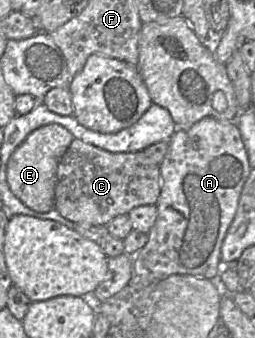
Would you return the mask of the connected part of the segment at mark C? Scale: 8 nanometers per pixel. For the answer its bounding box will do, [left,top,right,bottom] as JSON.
[54,138,160,226]

